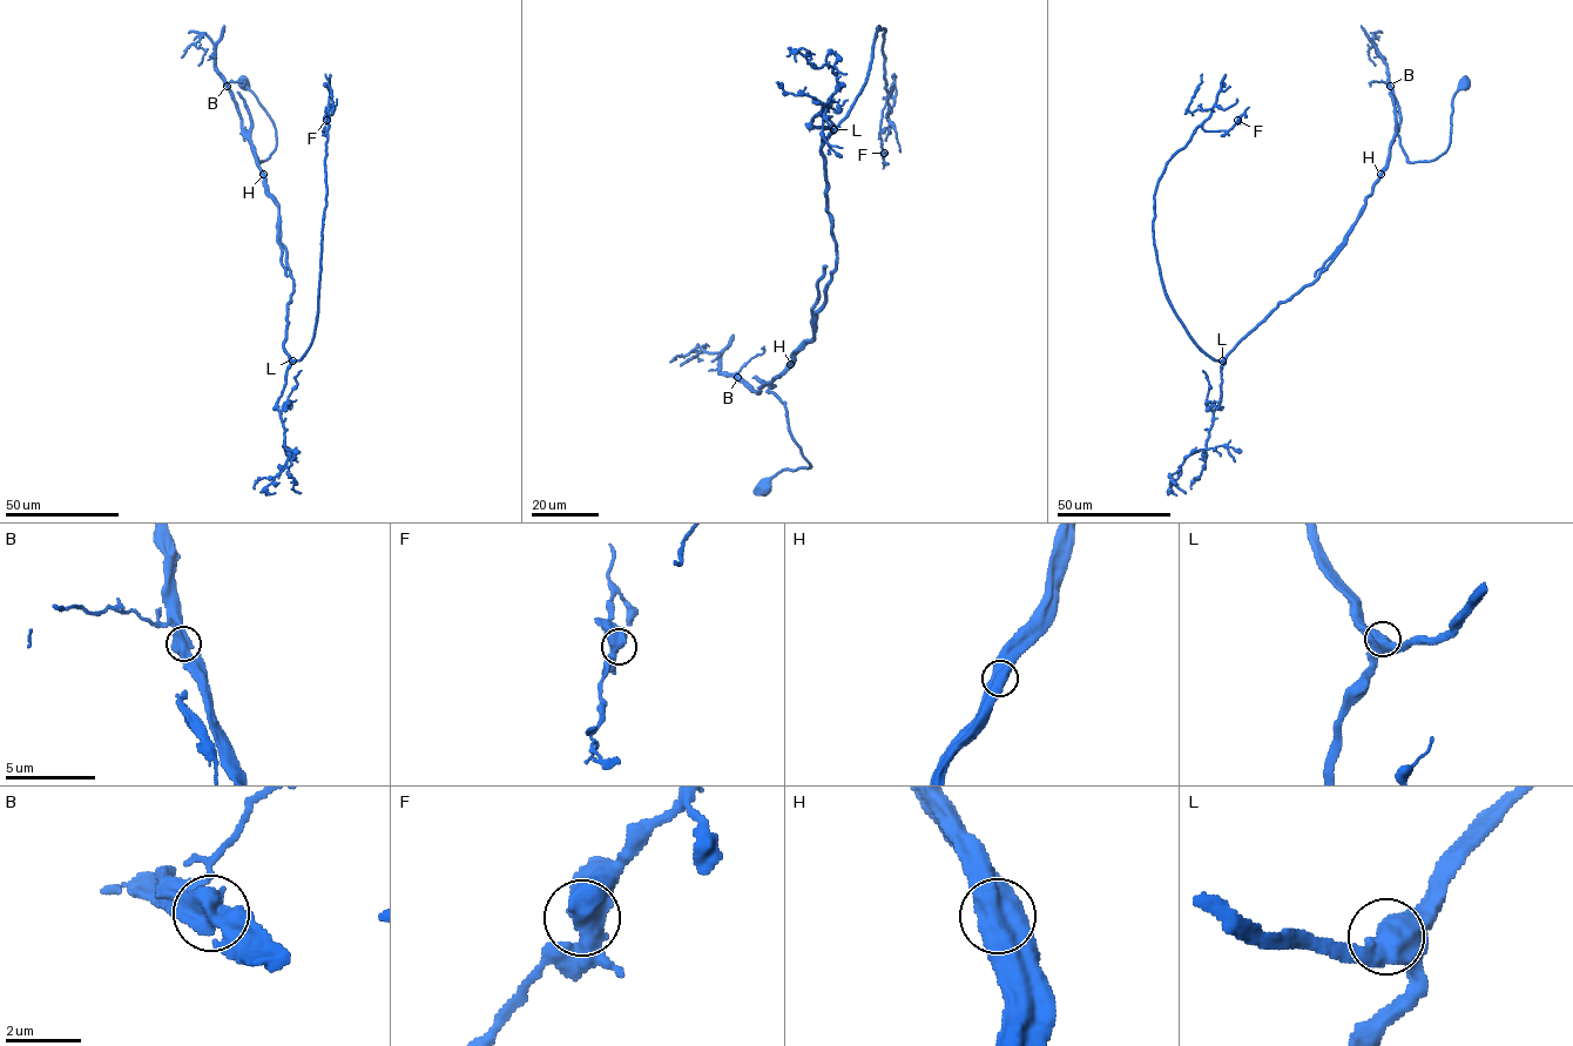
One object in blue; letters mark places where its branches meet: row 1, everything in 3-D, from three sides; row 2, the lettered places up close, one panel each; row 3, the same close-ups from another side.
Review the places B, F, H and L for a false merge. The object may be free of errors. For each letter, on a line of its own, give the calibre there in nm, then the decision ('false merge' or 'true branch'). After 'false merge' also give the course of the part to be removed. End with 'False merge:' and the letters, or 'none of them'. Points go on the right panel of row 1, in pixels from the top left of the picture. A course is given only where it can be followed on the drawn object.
B: 650 nm thick; true branch
F: 600 nm thick; true branch
H: 700 nm thick; false merge; foreign part runs (1381, 174), (1391, 141), (1397, 134), (1411, 162), (1432, 161), (1443, 154), (1450, 142), (1452, 99), (1469, 79)
L: 600 nm thick; true branch
False merge: H

